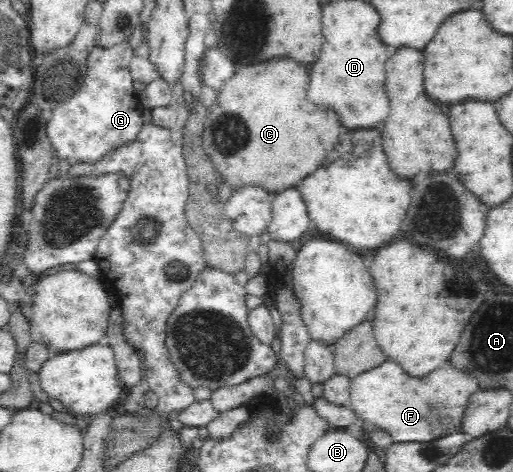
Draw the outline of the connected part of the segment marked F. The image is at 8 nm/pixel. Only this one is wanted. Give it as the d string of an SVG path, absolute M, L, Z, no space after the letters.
M387 360L383 365L350 381L350 400L353 411L365 421L367 428L384 431L392 443L429 443L460 431L463 412L477 389L479 387L474 379L455 371L450 365L447 367L447 364L435 369L425 379L413 379L403 373L401 366Z

